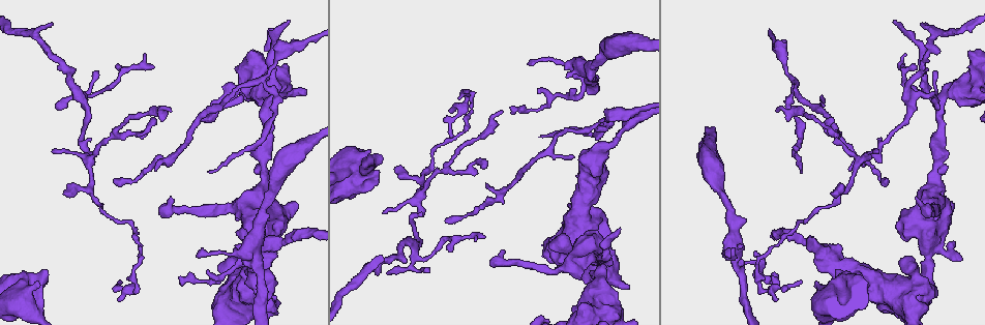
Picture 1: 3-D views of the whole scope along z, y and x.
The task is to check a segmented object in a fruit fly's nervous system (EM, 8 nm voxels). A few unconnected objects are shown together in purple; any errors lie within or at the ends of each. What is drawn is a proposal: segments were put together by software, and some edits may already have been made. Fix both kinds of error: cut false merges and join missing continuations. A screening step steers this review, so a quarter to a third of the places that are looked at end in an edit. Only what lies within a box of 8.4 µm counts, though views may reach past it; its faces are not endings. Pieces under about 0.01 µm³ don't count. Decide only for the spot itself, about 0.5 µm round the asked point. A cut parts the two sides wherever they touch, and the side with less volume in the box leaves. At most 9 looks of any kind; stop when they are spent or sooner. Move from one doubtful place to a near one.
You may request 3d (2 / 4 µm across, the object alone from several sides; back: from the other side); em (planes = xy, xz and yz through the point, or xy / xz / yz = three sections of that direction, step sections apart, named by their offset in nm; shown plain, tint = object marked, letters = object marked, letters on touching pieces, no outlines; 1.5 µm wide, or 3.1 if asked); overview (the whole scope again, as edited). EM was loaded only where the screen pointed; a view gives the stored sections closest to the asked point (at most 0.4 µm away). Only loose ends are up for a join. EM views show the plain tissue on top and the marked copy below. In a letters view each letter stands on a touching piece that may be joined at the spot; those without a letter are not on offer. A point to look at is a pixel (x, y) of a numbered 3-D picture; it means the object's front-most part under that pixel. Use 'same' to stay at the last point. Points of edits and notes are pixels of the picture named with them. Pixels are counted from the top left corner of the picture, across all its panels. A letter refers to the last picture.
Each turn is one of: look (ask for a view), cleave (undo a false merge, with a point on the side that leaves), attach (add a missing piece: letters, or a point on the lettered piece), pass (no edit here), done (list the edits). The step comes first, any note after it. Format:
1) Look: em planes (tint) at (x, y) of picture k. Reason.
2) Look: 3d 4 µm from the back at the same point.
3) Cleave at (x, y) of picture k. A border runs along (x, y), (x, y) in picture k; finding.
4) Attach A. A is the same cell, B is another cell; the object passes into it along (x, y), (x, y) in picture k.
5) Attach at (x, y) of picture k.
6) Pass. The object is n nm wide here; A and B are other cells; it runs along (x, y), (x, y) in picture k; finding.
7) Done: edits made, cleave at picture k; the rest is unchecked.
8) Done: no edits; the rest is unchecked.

Look: em planes (letters) at (924, 23) of picture 1.

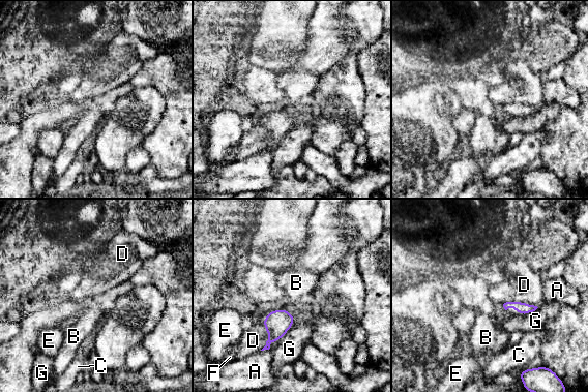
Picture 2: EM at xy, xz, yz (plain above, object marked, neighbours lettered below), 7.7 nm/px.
Pass. The object is 90 nm wide here; the longest contact is with D, 300 nm; A, B, C, D, E, F and G are other cells; no lettered piece goes on from it.

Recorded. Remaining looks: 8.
Look: em xz step 8 (tint) at (114, 183) of picture 1.

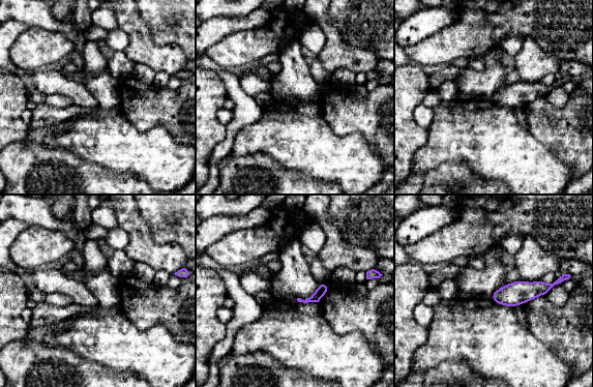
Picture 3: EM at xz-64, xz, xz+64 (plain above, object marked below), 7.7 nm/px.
Look: em planes (letters) at the same point. Another direction.

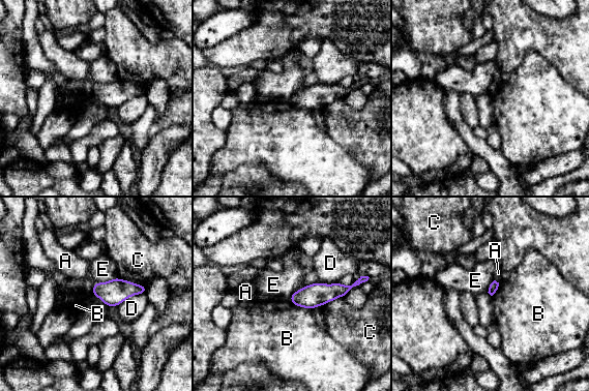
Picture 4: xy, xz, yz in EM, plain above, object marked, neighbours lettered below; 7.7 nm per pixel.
Pass. The object is 70 nm wide here; A, B, C, D and E are other cells; a border runs along (288, 299), (294, 304), (308, 309) in picture 4; no lettered piece goes on from it.

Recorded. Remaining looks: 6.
Look: 3d 4 µm at (220, 288) of picture 1. Stops while still wide.

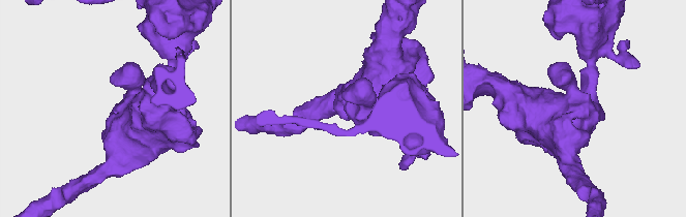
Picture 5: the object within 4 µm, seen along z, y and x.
Look: em planes (tint) at (114, 107) of picture 5.

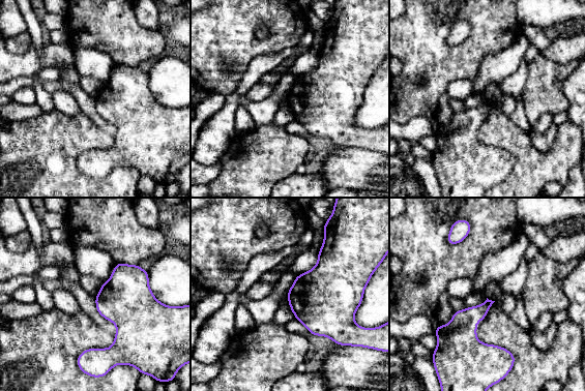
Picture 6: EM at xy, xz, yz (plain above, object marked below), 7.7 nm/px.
Look: em planes (letters) at the same point.

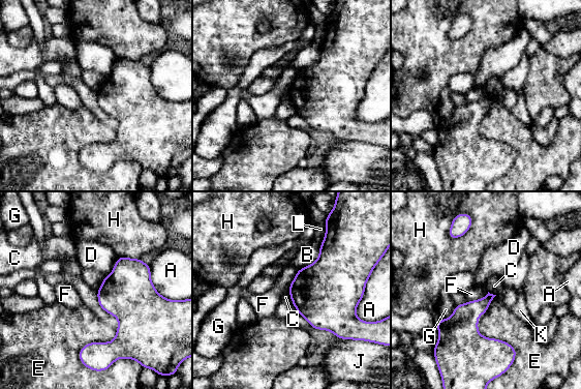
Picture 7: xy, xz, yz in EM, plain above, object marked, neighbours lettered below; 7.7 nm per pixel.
Pass. A, B, C, D, E, F, G, H, J, K and L are other cells; a border runs along (287, 289), (292, 301) in picture 7; no lettered piece goes on from it.

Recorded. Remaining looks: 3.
Look: 3d 2 µm at (630, 113) of picture 1. Sudden change in width.

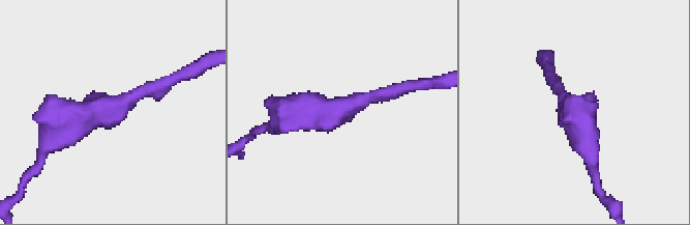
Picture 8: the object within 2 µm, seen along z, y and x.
Look: em xz step 8 (tint) at (346, 107) of picture 8.

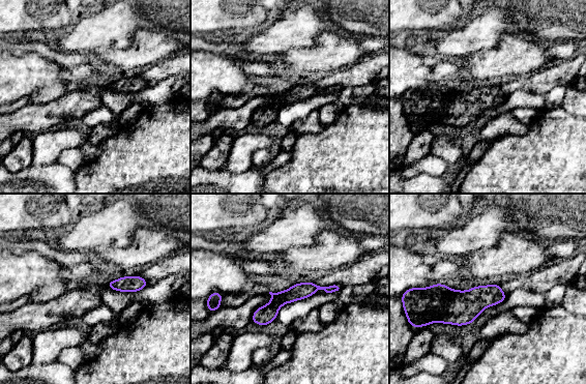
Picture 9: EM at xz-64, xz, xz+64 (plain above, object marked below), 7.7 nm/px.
Look: em planes (letters) at the same point.

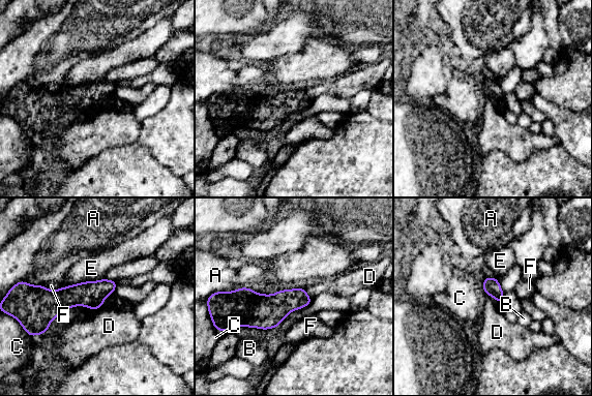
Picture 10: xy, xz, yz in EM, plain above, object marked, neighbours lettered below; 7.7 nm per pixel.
Pass. A, B, C, D, E and F are other cells; it runs along (114, 283), (68, 297), (27, 292) in picture 10; one cell here.

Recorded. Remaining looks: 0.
Done: no edits; the rest is unchecked.

